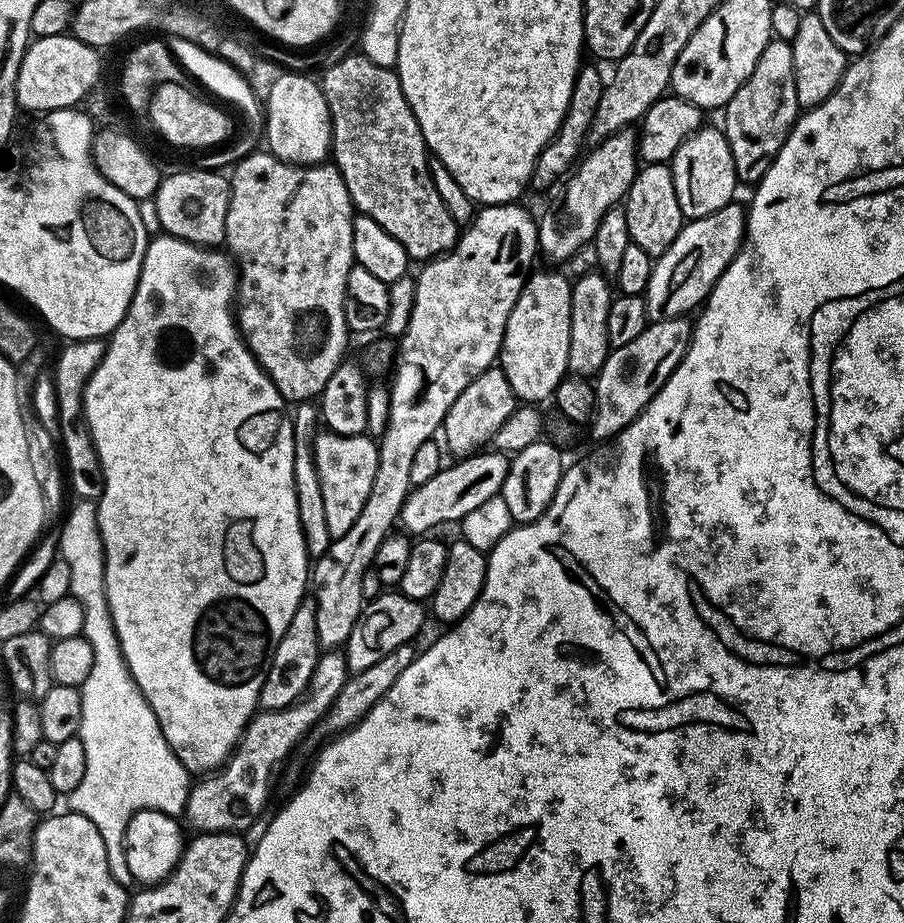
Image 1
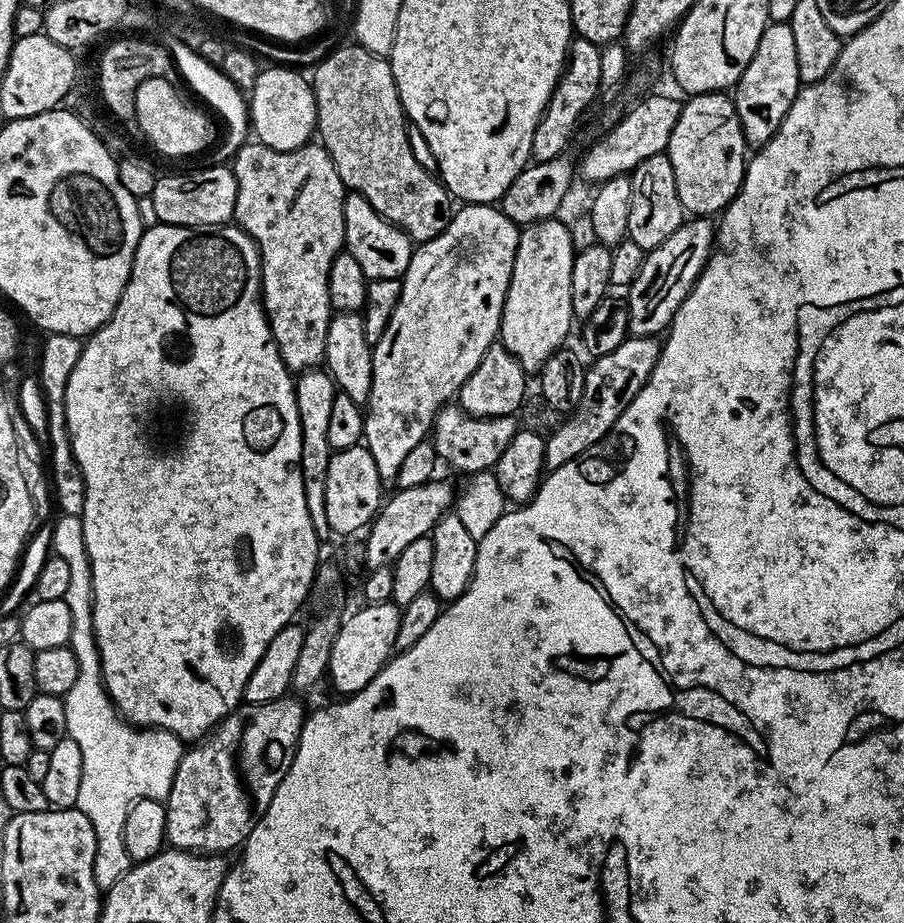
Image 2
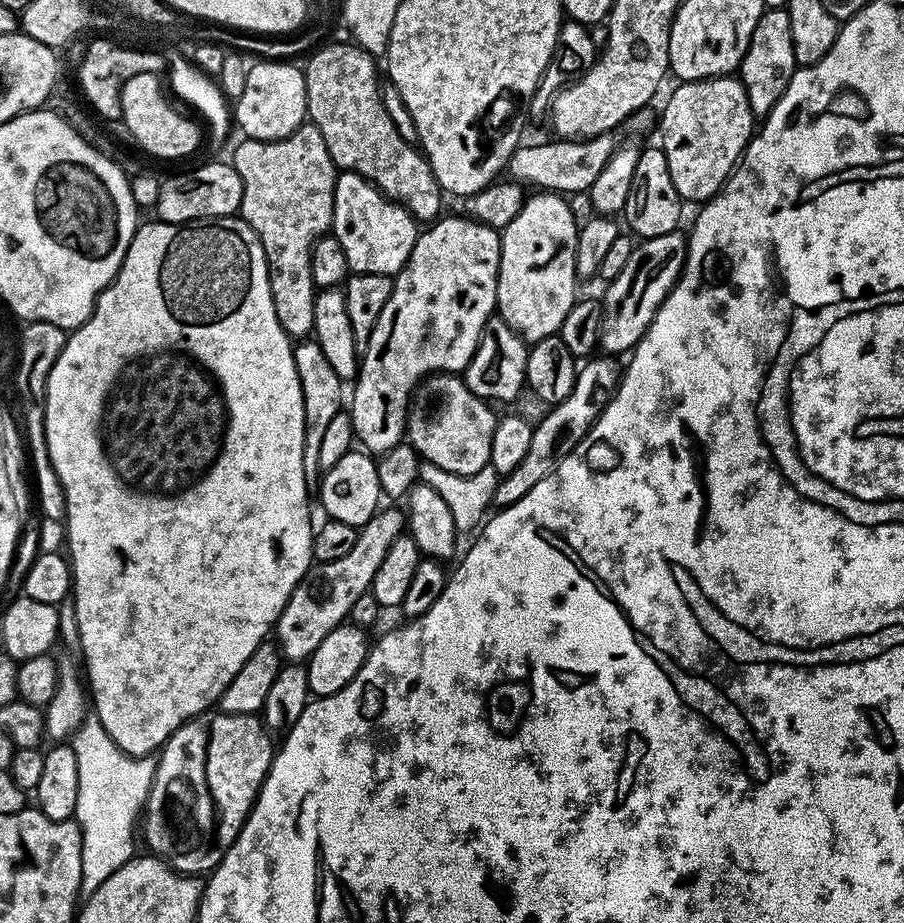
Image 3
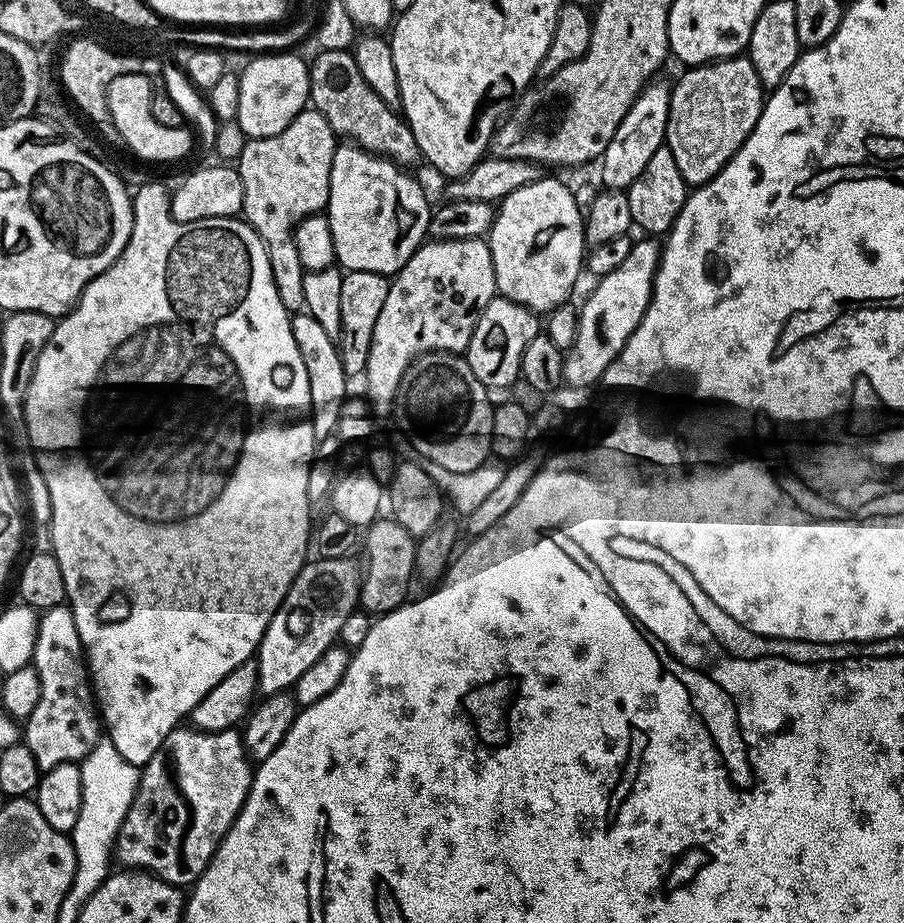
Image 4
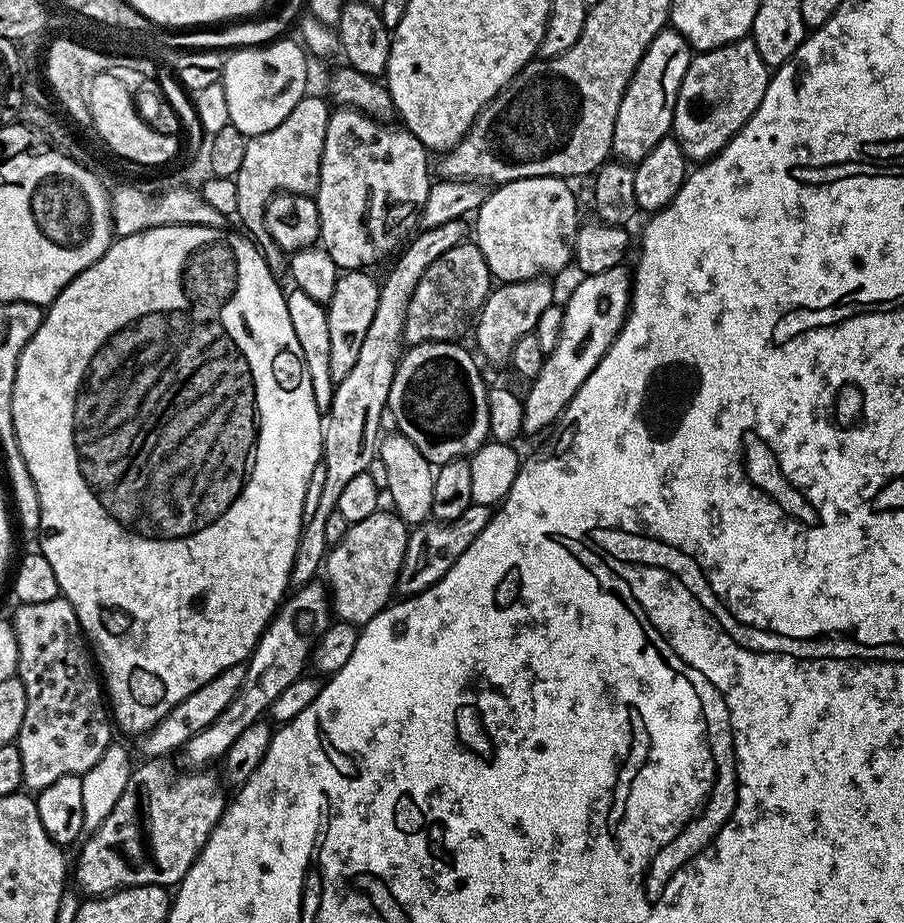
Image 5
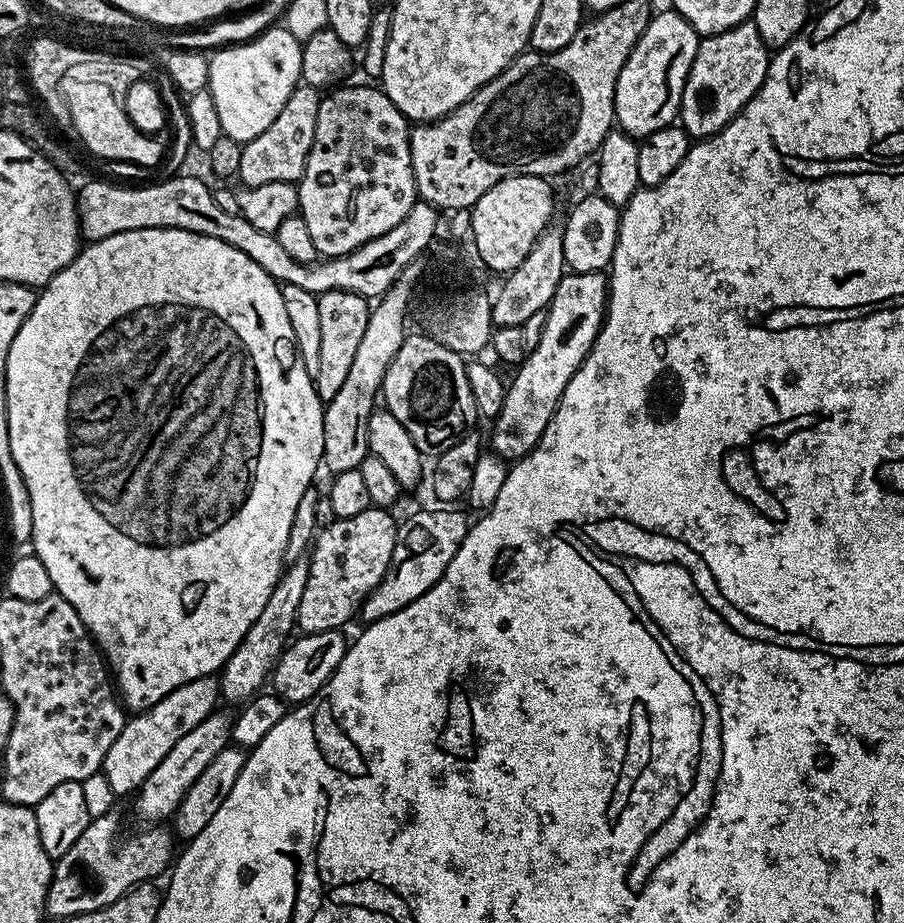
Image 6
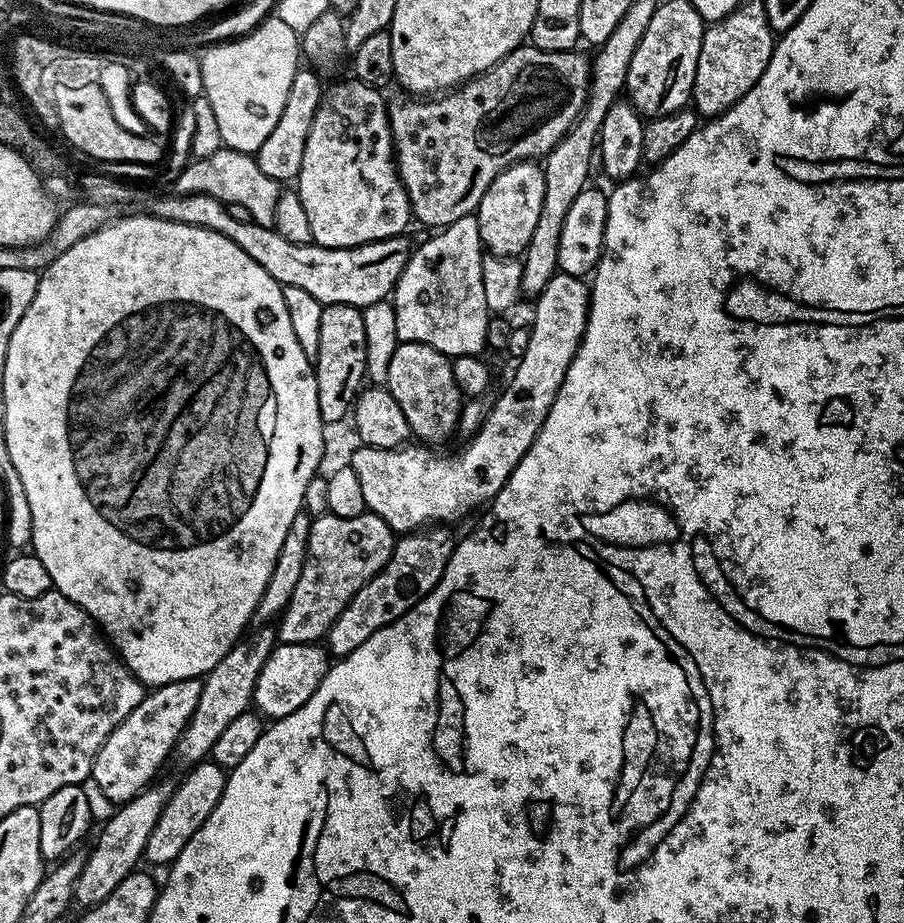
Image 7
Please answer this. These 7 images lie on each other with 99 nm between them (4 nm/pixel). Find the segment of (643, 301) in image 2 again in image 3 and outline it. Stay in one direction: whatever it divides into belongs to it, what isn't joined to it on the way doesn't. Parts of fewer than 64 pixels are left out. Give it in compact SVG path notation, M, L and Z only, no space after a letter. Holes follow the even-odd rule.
M677 230L670 234L662 234L658 238L649 240L641 239L633 247L630 254L630 262L626 262L622 274L614 278L607 285L608 293L602 296L602 327L600 330L599 347L608 354L620 354L616 352L631 353L632 349L644 335L646 330L652 325L652 319L656 316L656 311L662 306L662 302L668 297L668 292L676 285L684 270L684 263L688 257L688 238L683 231Z

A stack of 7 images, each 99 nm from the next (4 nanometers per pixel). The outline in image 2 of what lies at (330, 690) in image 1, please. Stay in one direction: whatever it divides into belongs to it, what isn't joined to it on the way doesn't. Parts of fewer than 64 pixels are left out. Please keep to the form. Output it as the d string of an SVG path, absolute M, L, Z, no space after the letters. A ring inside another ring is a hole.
M288 699L271 700L265 704L241 703L239 708L234 709L228 717L221 720L207 736L203 737L199 742L193 743L185 751L184 756L178 762L178 770L174 774L174 782L170 786L170 794L164 804L164 835L171 847L180 848L183 852L228 854L231 848L237 847L236 849L239 849L247 841L250 830L254 830L256 821L260 819L260 815L266 810L266 806L270 806L270 798L274 798L274 790L278 790L278 786L282 782L286 770L290 770L290 762L294 758L296 747L300 741L300 731L306 719L306 711L304 712L302 701Z

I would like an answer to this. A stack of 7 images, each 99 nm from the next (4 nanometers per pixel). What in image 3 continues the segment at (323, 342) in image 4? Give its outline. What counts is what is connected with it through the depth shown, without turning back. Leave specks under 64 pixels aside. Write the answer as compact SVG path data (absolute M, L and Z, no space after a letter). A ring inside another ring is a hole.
M304 338L293 347L294 362L298 370L298 380L302 386L304 398L304 473L309 489L319 489L322 479L320 455L322 454L322 437L326 435L327 428L334 418L334 414L342 411L346 400L346 384L330 366L329 359L322 352L322 346L315 339Z

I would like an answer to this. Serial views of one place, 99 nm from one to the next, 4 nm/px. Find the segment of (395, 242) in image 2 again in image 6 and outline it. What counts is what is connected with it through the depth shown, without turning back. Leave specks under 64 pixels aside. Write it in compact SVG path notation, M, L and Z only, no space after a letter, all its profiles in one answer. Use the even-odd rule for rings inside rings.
M340 86L335 90L329 91L318 106L318 126L314 126L314 142L312 149L308 155L308 161L304 167L304 175L298 181L299 189L299 215L304 217L306 222L306 230L310 230L310 238L314 238L314 246L317 253L321 257L331 258L334 256L345 256L354 250L358 250L358 246L362 246L366 242L370 242L374 238L378 238L382 234L386 234L390 230L394 230L394 226L398 226L398 222L402 222L402 218L406 218L413 206L418 203L416 194L416 183L414 182L414 170L410 162L410 121L408 117L403 116L398 110L398 106L394 106L394 102L390 102L390 98L379 87L376 88L348 88L349 86Z

